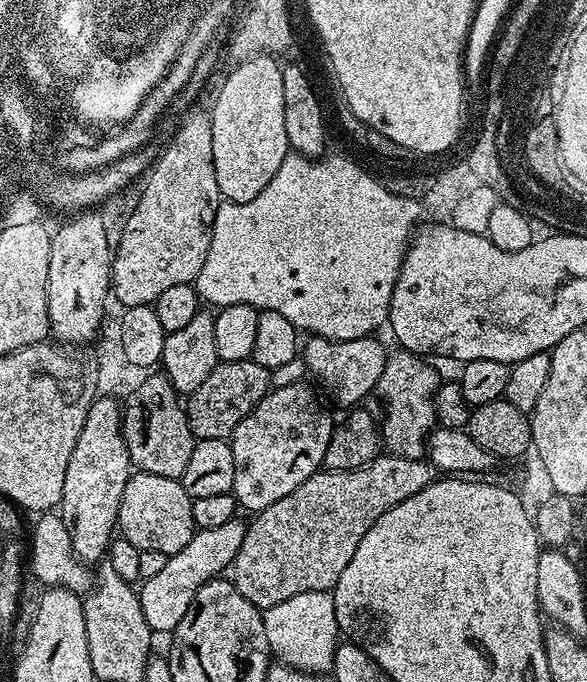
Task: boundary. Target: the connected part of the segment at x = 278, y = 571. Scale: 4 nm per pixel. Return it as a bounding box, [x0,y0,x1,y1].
[230,454,438,609]

